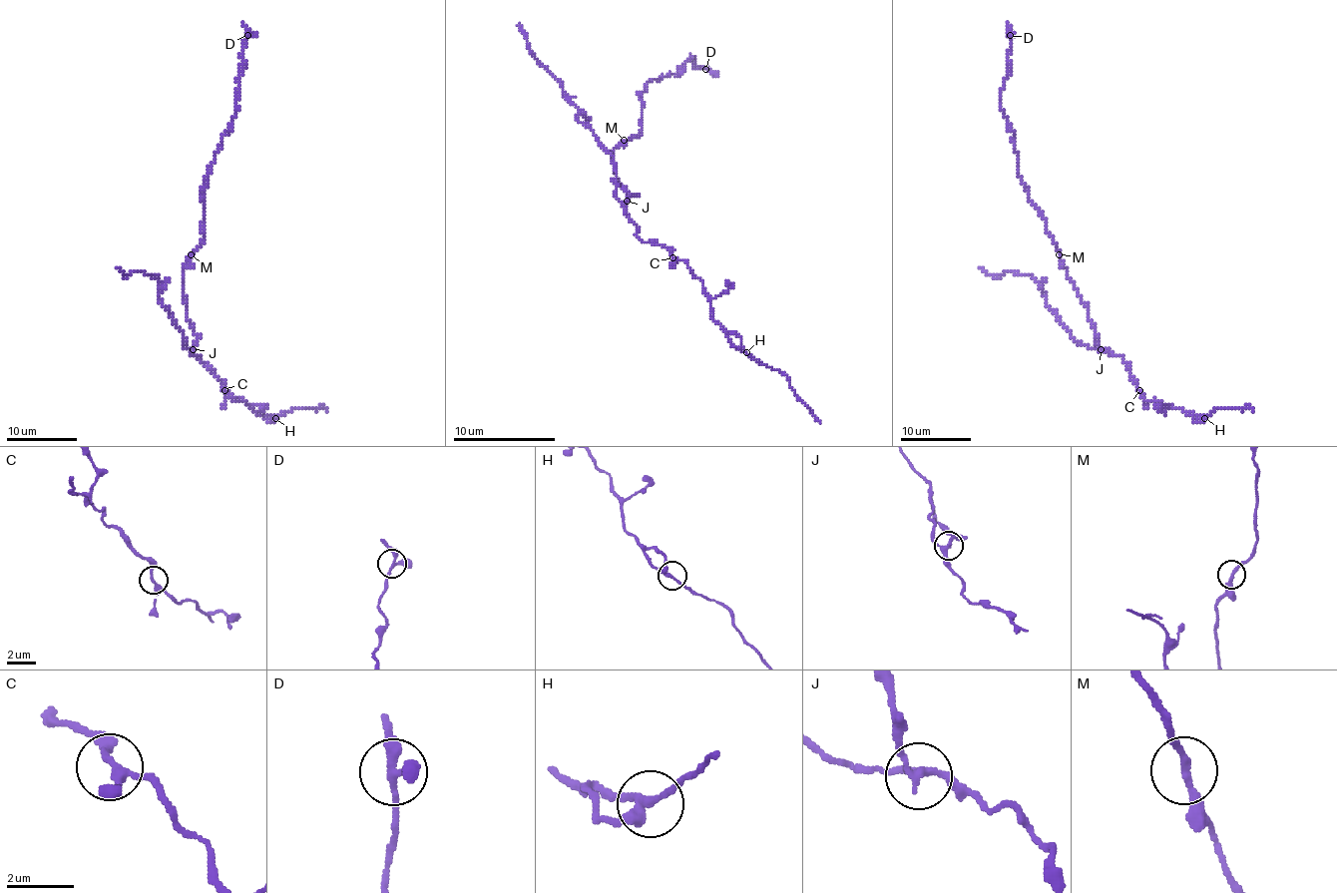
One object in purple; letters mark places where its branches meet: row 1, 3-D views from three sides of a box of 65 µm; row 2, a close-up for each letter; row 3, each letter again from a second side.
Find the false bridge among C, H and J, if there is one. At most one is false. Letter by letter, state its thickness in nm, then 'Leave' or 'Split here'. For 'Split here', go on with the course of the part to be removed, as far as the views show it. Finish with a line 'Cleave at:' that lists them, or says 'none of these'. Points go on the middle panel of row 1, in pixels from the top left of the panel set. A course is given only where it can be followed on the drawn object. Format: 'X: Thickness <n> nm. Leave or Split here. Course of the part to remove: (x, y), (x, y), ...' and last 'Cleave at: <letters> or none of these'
C: Thickness 200 nm. Leave
H: Thickness 240 nm. Leave
J: Thickness 190 nm. Split here. Course of the part to remove: (627, 202), (614, 151), (642, 130), (639, 97), (690, 56), (705, 69), (697, 66)
Cleave at: J

